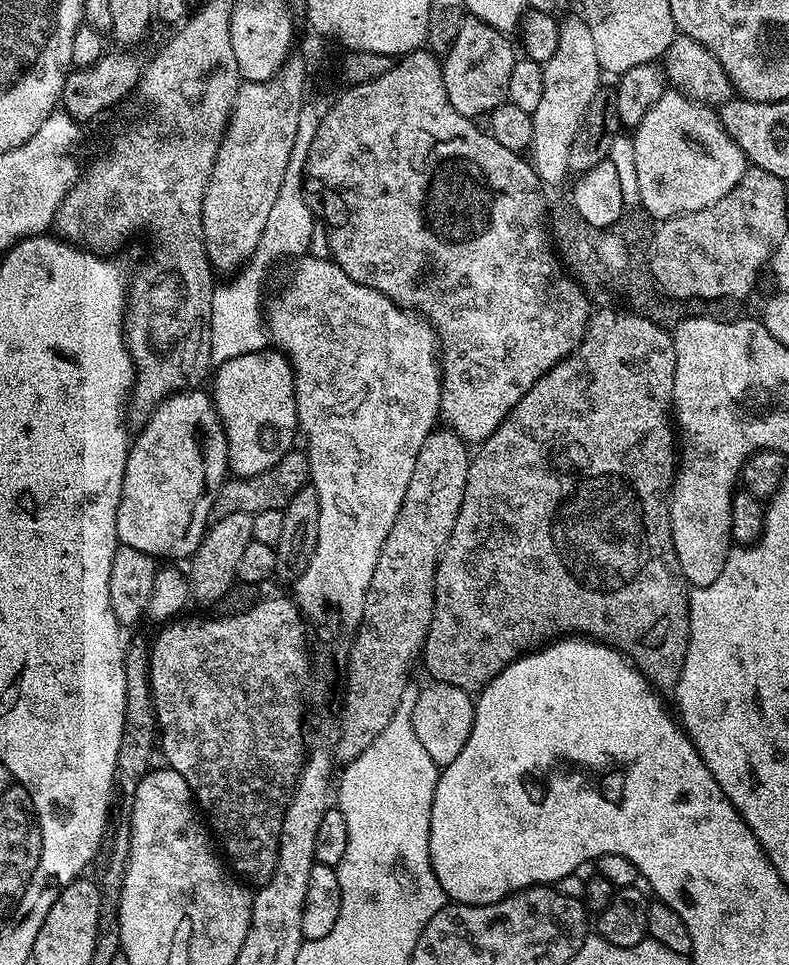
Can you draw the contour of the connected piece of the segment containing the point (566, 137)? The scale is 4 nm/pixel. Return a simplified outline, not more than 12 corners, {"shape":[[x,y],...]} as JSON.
{"shape":[[559,21],[532,112],[541,185],[570,176],[570,142],[602,71],[590,27]]}

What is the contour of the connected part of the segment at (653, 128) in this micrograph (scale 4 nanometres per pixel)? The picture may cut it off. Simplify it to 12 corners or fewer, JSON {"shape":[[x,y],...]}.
{"shape":[[665,90],[634,129],[639,207],[726,198],[750,161],[711,107]]}

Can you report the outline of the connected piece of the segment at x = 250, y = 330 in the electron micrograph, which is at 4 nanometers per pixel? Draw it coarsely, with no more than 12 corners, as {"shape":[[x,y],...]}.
{"shape":[[290,170],[255,254],[212,289],[213,365],[265,351],[268,264],[312,248]]}

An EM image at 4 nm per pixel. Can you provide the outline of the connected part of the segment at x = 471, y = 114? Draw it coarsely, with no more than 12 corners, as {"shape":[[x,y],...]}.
{"shape":[[469,14],[442,57],[450,106],[484,118],[508,100],[518,59]]}

